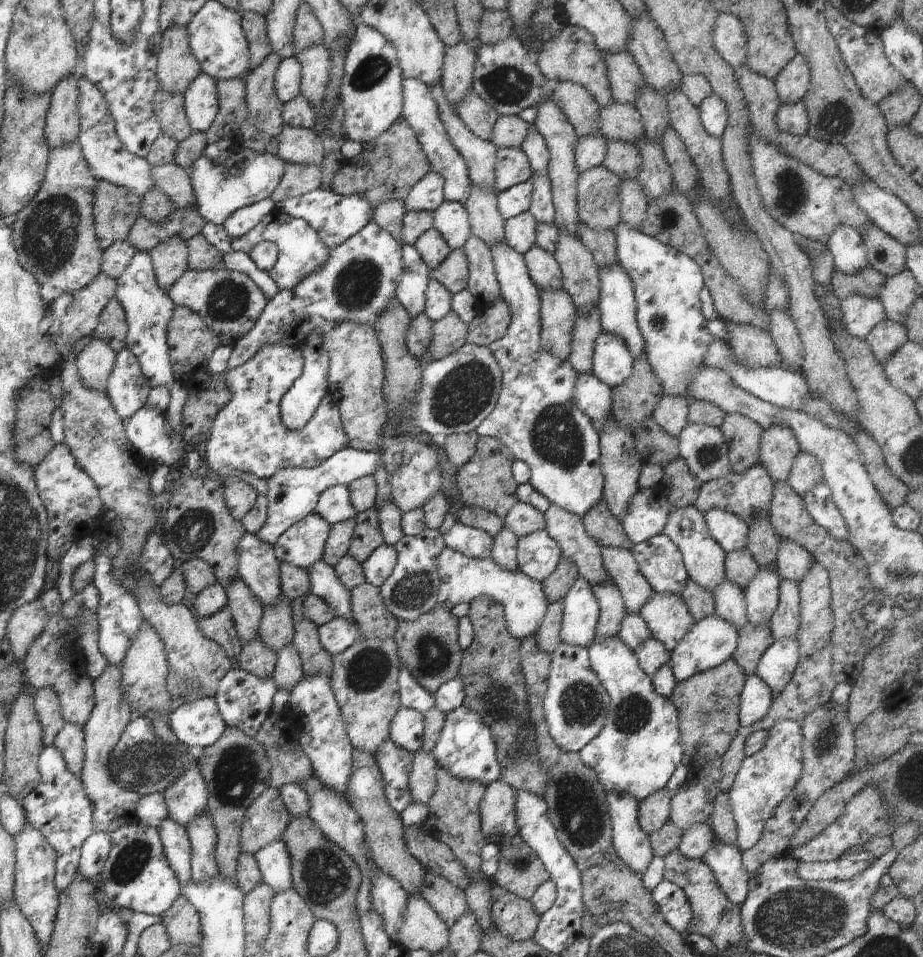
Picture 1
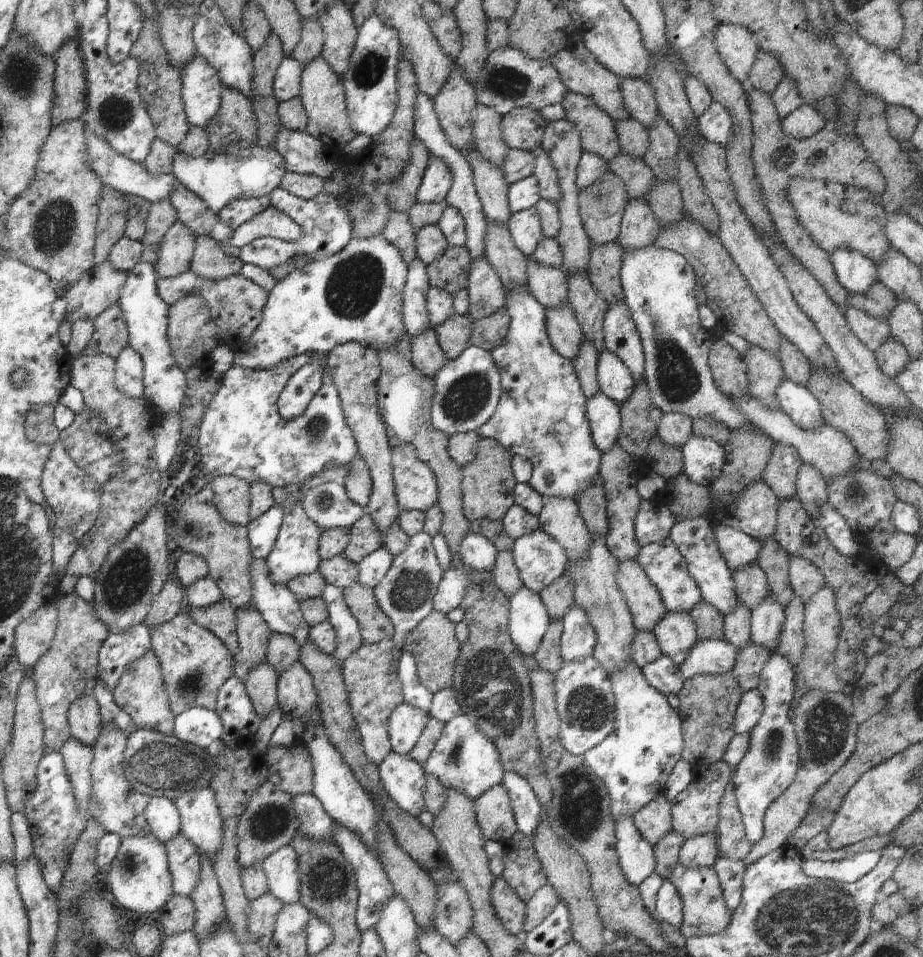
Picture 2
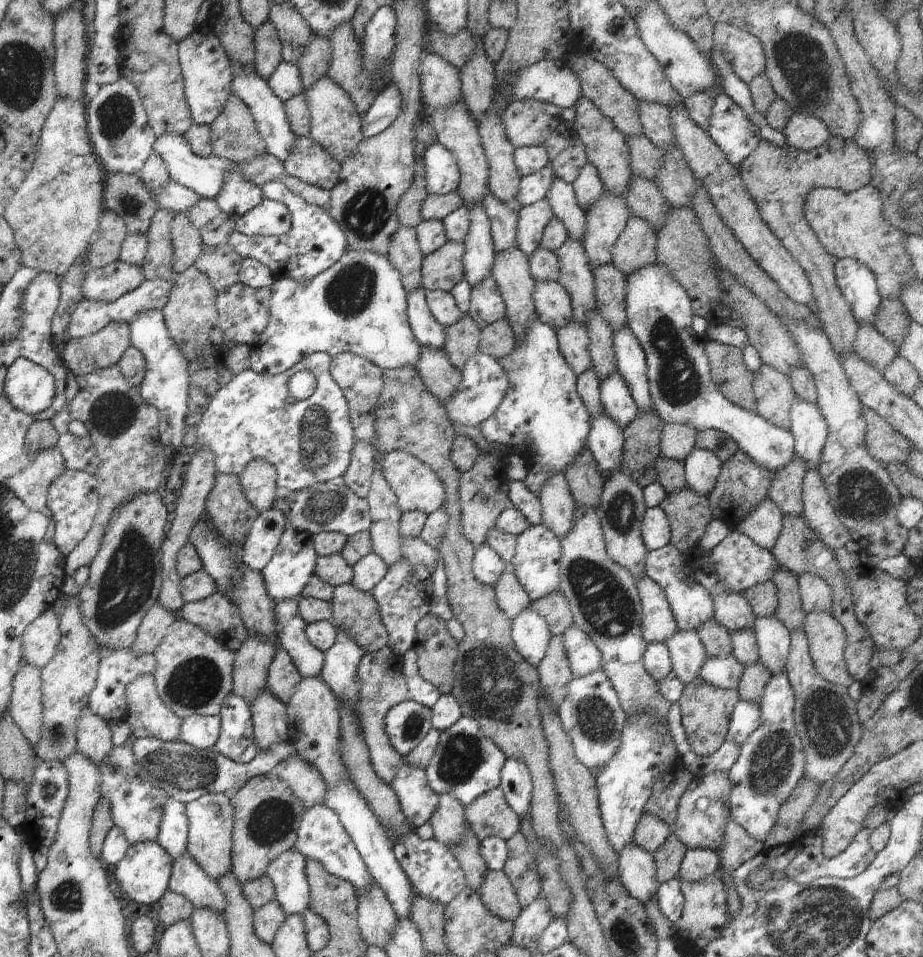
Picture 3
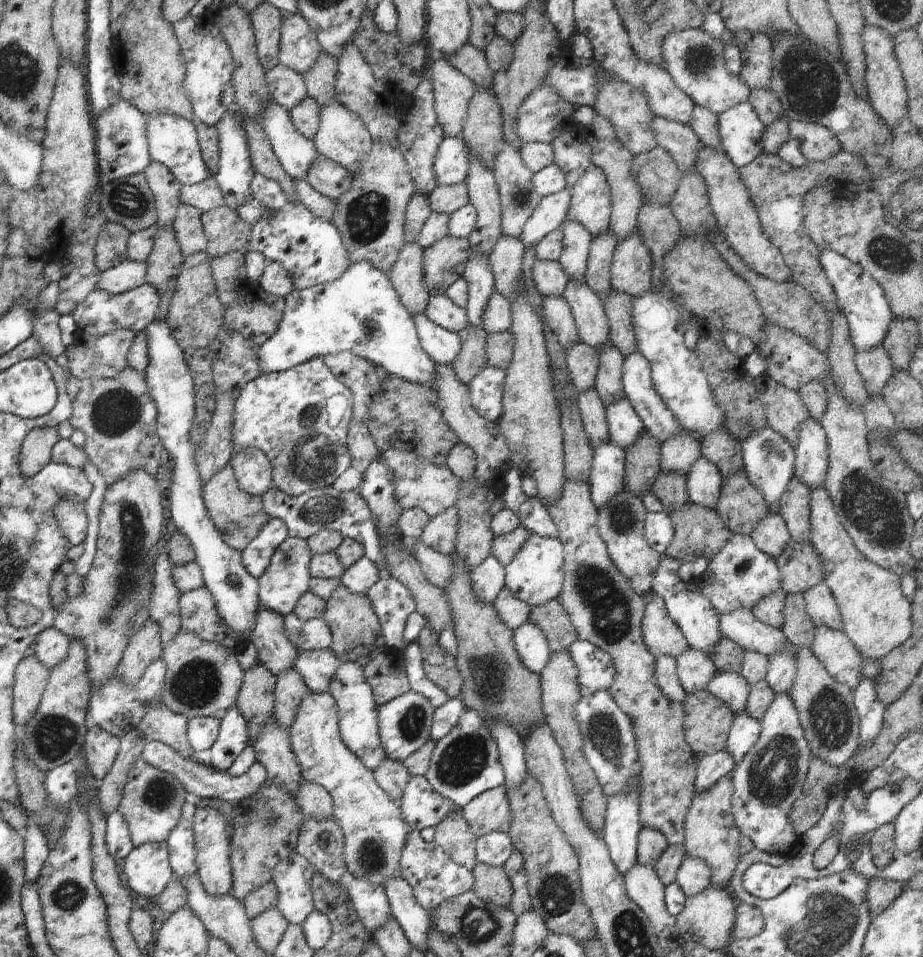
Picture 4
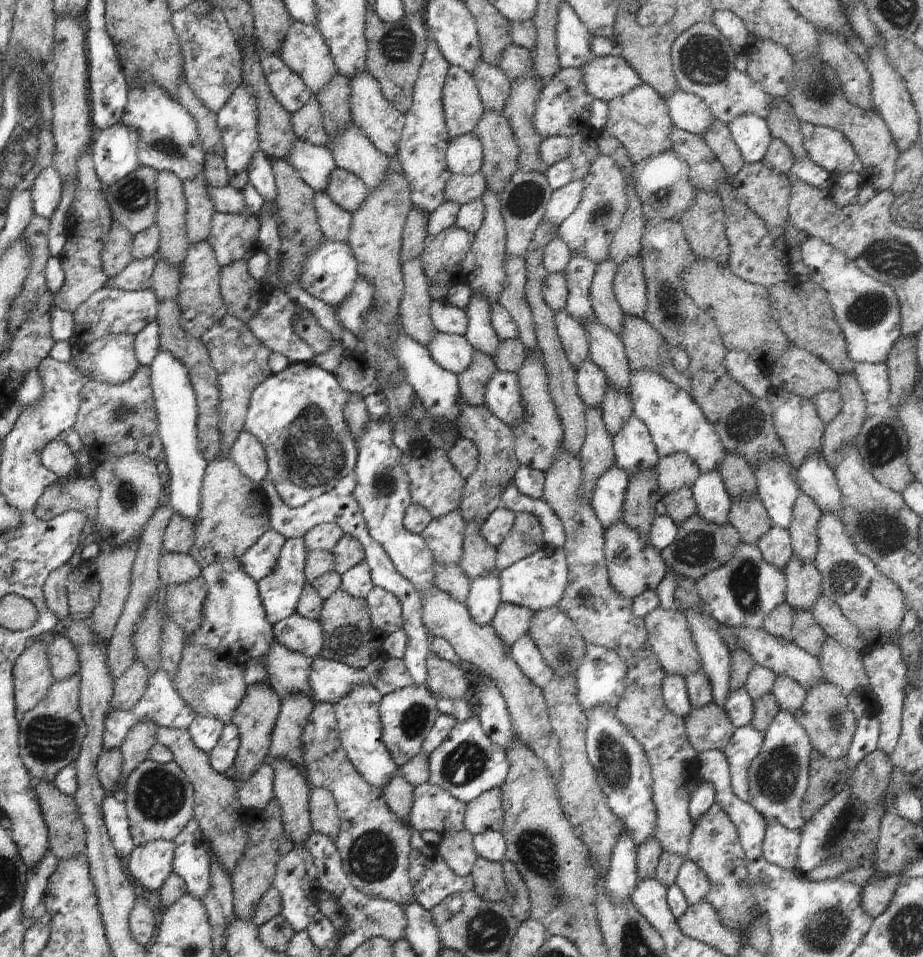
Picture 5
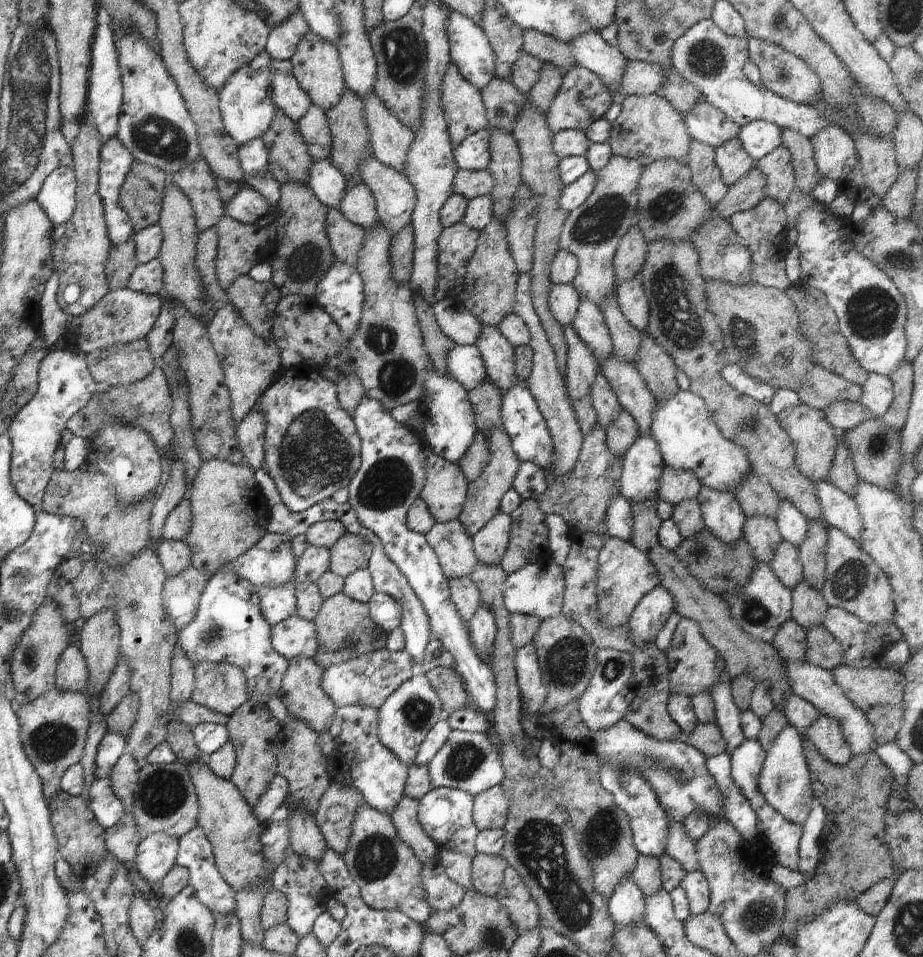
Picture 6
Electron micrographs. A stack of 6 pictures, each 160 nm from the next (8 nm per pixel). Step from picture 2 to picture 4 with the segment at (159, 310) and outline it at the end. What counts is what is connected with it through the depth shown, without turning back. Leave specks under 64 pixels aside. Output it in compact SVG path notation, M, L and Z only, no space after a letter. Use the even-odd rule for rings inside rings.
M156 320L151 323L145 330L147 335L147 346L149 355L149 364L145 371L145 382L148 393L153 399L157 409L157 436L162 442L163 449L170 453L170 461L167 465L169 476L172 479L172 486L166 493L166 497L172 503L170 504L170 522L176 526L176 530L184 534L188 541L192 544L195 551L195 562L200 566L205 588L212 594L214 602L216 602L216 610L222 616L222 620L226 622L226 626L232 628L236 634L240 634L247 643L250 632L254 629L256 622L256 614L259 602L259 581L253 578L241 564L241 553L229 548L221 538L218 530L213 526L210 516L206 511L202 490L201 477L199 476L198 466L195 462L196 448L191 444L190 432L192 429L193 419L195 416L195 385L191 376L188 364L186 363L187 353L181 349L172 337L171 331L164 321Z

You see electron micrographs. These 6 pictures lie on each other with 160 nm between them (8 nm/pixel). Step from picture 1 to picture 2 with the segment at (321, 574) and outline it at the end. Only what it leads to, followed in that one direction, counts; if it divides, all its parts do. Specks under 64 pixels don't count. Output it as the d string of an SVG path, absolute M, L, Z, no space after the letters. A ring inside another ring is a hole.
M324 585L321 597L326 601L330 624L334 627L337 647L331 655L342 664L359 646L362 646L360 627L346 606L341 588Z

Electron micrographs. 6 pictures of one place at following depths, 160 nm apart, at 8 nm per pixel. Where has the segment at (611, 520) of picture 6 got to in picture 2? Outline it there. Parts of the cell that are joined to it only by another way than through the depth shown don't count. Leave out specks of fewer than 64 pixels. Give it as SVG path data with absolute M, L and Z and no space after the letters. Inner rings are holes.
M602 392L587 399L586 418L591 428L592 440L602 454L609 451L619 439L620 411L620 406Z

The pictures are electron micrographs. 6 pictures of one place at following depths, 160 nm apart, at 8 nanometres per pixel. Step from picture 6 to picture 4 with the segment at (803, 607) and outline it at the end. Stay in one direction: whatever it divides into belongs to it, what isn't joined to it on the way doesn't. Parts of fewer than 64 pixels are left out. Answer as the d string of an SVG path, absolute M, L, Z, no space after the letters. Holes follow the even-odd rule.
M790 540L774 562L779 569L781 590L786 594L804 594L823 582L823 565L810 542Z

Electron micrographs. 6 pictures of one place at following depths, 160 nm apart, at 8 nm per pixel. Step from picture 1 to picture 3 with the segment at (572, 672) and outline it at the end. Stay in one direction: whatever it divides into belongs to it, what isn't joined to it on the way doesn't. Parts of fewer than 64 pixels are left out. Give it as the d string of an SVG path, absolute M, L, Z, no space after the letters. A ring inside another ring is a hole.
M603 669L572 679L567 686L566 698L557 713L563 729L572 741L576 758L591 772L602 768L615 755L627 716Z

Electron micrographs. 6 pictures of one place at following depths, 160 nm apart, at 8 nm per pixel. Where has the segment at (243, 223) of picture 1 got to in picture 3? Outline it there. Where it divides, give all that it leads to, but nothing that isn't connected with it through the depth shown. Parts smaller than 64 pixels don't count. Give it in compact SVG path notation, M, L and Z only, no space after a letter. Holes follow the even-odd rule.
M240 171L226 173L225 182L215 198L224 214L238 220L243 214L257 207L265 196L258 185L249 181Z

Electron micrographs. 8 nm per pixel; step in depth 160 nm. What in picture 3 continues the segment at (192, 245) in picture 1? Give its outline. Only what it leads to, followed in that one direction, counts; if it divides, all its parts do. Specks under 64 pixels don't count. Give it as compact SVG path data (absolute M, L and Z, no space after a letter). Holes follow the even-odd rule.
M203 245L203 251L193 265L209 278L211 285L218 294L239 282L242 259L230 245L218 245L215 247Z

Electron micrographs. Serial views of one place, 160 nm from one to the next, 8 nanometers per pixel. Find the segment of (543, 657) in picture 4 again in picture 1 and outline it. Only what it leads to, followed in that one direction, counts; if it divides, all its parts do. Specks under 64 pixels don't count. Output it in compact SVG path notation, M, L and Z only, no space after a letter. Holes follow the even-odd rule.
M444 547L438 555L437 563L441 580L438 605L451 609L460 603L469 604L480 596L490 597L505 608L507 627L514 638L522 642L526 637L536 634L549 605L541 583L528 578L522 571L504 570L491 557L471 559L448 547Z

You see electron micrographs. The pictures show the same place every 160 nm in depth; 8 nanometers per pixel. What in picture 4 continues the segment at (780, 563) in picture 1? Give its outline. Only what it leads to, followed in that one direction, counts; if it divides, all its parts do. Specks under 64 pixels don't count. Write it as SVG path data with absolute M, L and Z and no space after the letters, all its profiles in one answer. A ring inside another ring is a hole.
M824 582L803 594L808 617L814 627L826 626L834 631L843 631L843 621L830 588Z

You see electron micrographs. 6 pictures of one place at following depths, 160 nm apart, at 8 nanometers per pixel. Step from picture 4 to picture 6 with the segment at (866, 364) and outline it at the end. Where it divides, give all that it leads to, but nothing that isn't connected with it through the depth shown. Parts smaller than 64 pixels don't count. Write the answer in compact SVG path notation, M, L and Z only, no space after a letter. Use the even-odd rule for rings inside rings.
M868 373L861 387L861 403L873 412L876 418L883 418L893 401L892 381L888 377Z

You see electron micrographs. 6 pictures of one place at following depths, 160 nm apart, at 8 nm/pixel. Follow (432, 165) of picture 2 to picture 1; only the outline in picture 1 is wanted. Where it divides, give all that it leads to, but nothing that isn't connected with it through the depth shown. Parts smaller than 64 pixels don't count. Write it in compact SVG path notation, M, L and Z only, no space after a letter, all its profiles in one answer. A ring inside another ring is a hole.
M431 170L412 187L404 201L405 209L434 212L445 201L443 186L444 179Z

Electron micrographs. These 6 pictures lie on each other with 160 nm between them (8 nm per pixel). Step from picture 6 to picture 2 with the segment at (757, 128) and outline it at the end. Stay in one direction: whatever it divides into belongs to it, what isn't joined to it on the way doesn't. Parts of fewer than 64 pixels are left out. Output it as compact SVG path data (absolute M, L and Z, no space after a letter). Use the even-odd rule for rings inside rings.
M716 101L708 110L699 116L698 128L702 137L707 141L726 148L733 138L733 122L725 107Z

